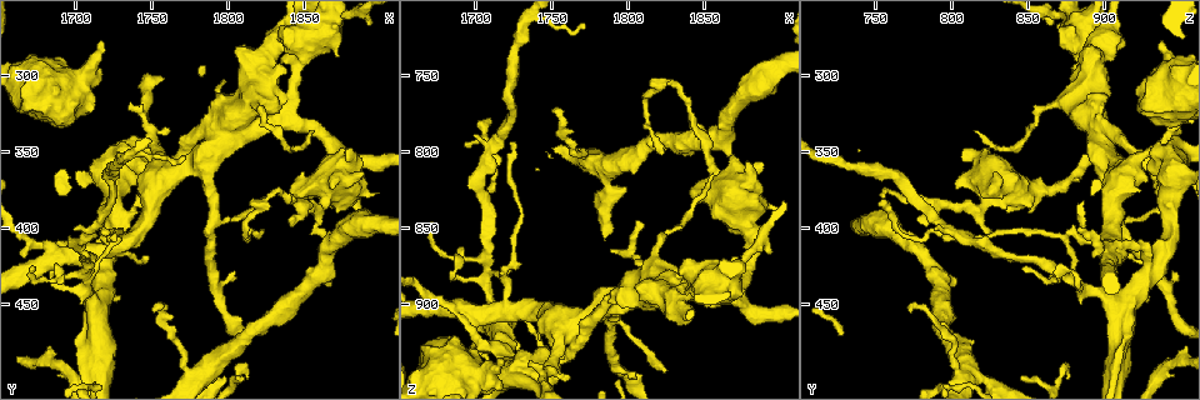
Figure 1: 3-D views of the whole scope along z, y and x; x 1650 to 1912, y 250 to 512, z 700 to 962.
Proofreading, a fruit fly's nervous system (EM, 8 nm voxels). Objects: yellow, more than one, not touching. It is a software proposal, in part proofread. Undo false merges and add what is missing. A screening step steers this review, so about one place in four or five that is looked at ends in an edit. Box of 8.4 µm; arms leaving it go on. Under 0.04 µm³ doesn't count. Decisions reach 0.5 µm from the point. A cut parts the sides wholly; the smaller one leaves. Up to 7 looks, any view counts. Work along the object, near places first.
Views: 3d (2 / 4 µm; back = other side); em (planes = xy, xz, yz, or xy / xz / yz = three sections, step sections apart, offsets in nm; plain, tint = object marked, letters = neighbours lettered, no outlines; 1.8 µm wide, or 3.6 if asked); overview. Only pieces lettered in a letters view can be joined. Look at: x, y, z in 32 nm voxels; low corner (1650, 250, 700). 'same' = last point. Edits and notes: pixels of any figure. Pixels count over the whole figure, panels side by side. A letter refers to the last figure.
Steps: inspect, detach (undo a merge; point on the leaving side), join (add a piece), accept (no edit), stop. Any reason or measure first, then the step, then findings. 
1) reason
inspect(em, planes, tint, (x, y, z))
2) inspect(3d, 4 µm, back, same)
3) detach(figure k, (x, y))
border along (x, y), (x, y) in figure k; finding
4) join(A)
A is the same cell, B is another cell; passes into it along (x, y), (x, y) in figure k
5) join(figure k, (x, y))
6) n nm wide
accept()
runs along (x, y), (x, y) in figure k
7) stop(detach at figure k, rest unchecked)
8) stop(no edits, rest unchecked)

calibre changes
inspect(em, planes, letters, (1712, 450, 912))

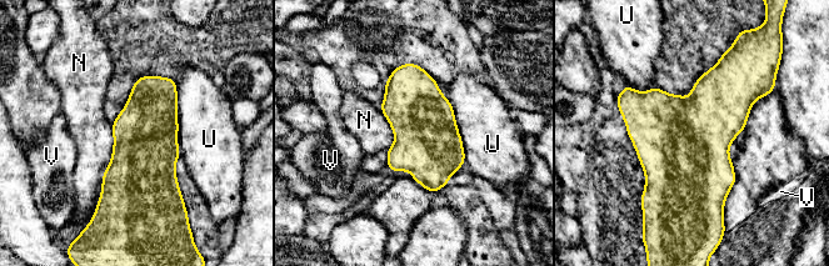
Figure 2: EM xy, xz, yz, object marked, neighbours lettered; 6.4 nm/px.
N touches over 550 nm
accept()
N, U and V are other cells; border along (113, 124), (113, 154), (95, 207) in figure 2; one neuron here

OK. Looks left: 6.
thin end
inspect(em, planes, letters, (1820, 400, 802))

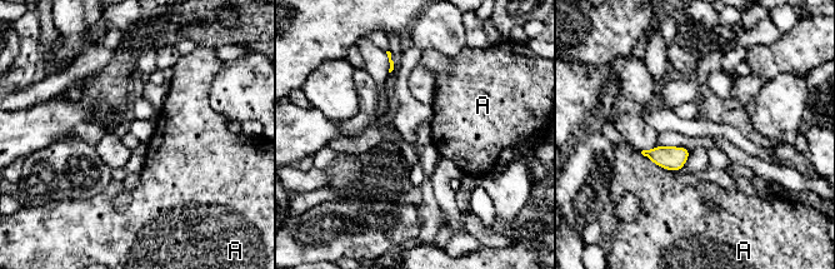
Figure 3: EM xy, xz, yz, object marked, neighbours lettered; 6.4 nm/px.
A touches over 260 nm
accept()
A is another cell; border along (640, 152), (656, 164), (674, 172) in figure 3; none of them fits

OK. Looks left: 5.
branch stops here
inspect(3d, 2 µm, (1718, 278, 940))

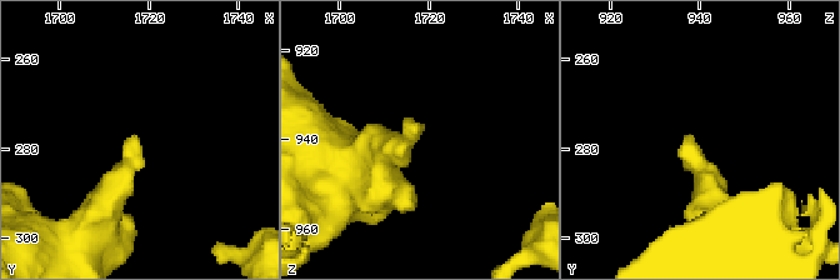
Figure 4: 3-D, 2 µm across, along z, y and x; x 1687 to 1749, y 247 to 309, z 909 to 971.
shape alone is not enough
inspect(em, planes, letters, (1717, 278, 939))

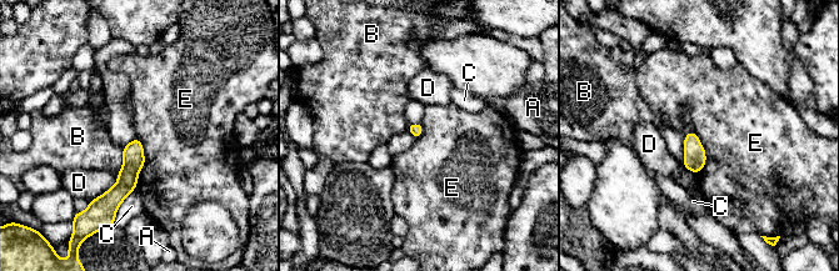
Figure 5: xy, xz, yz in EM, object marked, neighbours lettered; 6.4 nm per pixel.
D touches over 300 nm
accept()
A, B, C, D and E are other cells; runs along (136, 142), (113, 207) in figure 5; no lettered piece goes on from it

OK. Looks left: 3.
stop(no edits, rest unchecked)

